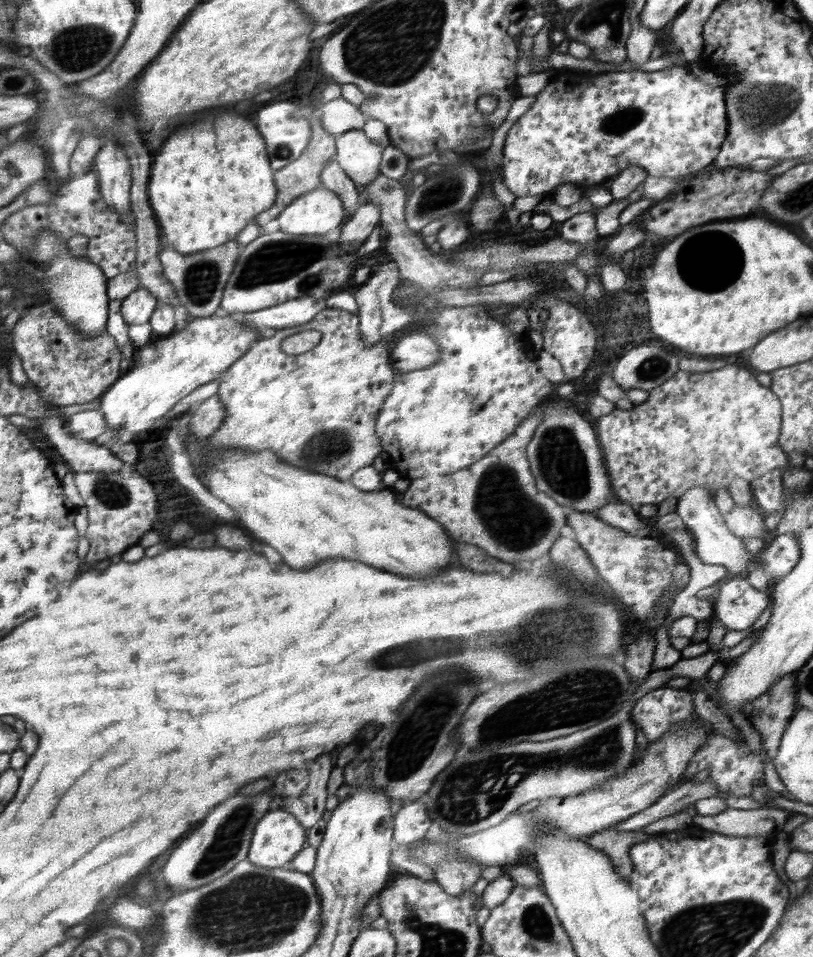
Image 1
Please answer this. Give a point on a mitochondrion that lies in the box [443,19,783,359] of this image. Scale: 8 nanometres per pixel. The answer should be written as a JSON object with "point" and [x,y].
{"point":[711,262]}

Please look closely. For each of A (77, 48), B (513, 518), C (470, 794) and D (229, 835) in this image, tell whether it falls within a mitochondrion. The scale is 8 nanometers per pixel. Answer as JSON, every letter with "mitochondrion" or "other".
{"A":"mitochondrion","B":"mitochondrion","C":"mitochondrion","D":"mitochondrion"}

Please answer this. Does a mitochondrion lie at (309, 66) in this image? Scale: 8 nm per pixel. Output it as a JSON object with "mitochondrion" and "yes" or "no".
{"mitochondrion":"no"}

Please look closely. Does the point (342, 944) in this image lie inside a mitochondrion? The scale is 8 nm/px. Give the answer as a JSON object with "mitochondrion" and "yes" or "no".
{"mitochondrion":"no"}

